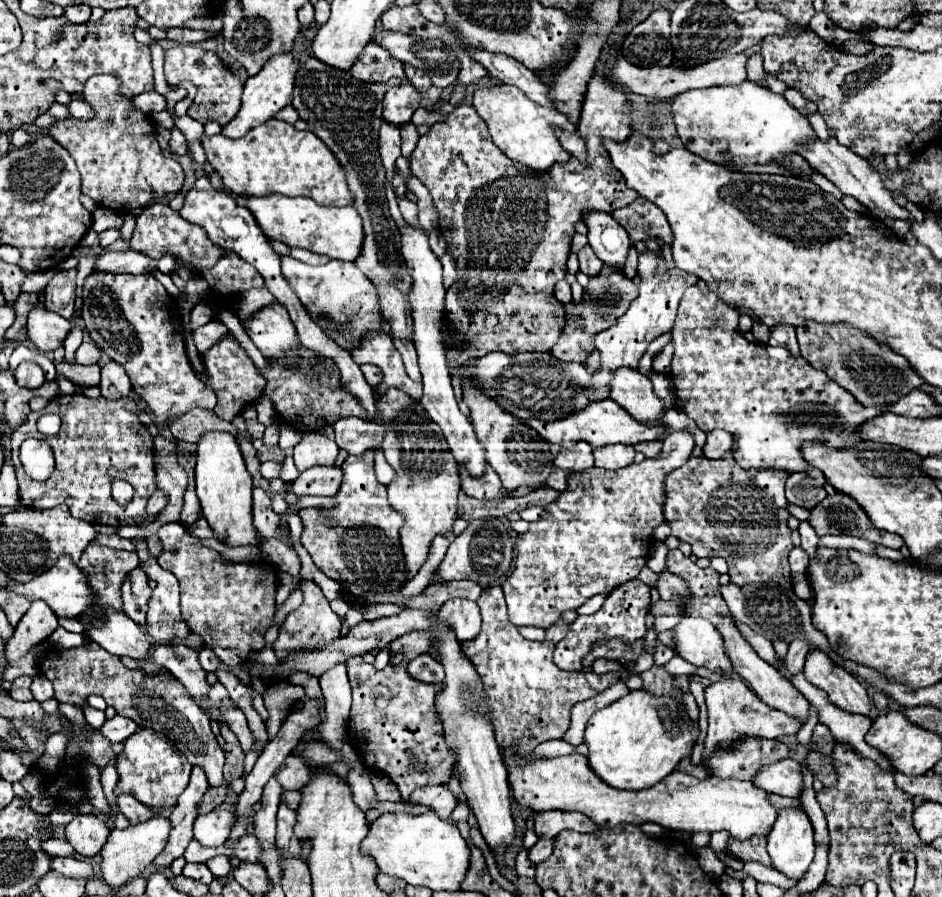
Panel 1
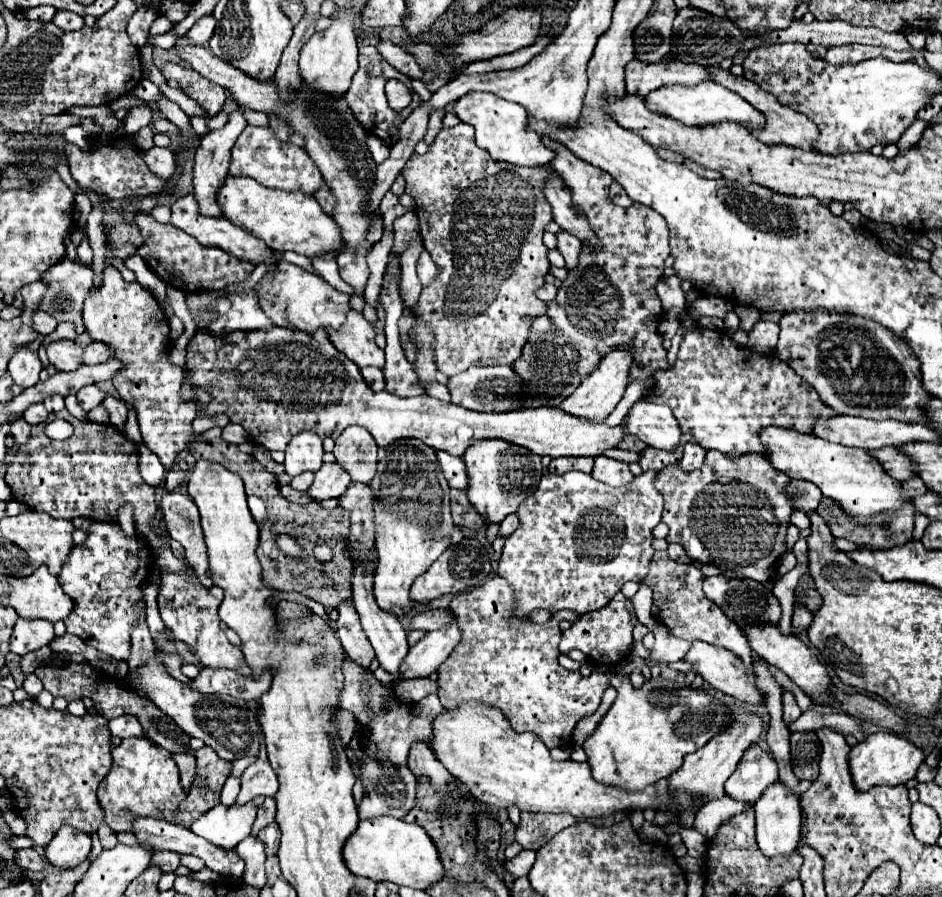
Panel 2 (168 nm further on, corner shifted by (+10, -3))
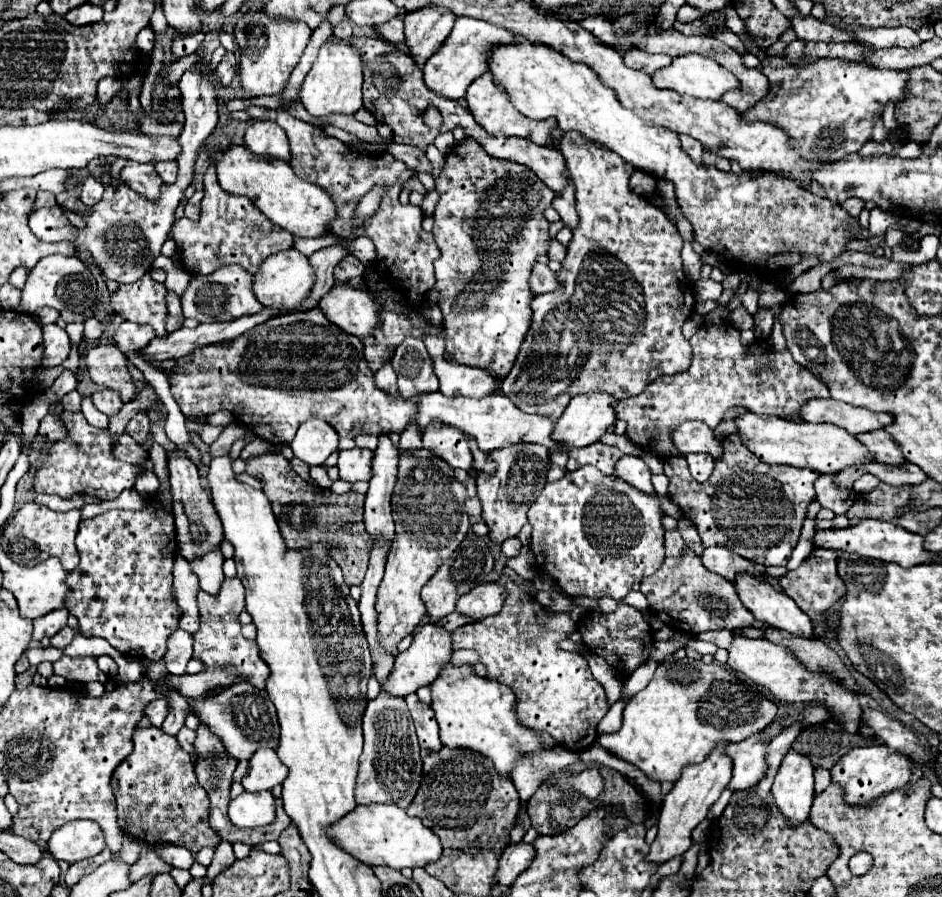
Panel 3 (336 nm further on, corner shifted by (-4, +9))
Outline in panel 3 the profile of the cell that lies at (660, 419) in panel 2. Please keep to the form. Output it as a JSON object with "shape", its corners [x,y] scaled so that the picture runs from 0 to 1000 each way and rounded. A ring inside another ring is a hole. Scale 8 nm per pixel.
{"shape":[[[726,469],[713,483],[715,496],[726,505],[752,505],[760,512],[766,509],[766,489],[758,487],[758,480],[745,469]]]}

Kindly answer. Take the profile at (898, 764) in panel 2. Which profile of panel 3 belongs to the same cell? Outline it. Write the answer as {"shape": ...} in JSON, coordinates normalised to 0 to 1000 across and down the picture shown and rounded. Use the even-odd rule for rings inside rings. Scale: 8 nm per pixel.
{"shape":[[[924,831],[924,833],[907,833],[902,839],[896,839],[892,848],[881,857],[883,873],[892,875],[896,882],[896,893],[900,897],[926,897],[934,886],[947,884],[949,880],[958,880],[966,866],[966,848],[955,839],[943,839],[941,831]]]}

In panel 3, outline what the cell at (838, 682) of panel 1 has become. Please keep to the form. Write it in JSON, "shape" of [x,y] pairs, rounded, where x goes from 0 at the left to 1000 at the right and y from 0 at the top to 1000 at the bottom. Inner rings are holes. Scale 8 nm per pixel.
{"shape":[[[786,639],[779,654],[792,679],[796,679],[805,692],[849,710],[862,710],[862,692],[858,686],[832,659],[822,657],[813,643]]]}

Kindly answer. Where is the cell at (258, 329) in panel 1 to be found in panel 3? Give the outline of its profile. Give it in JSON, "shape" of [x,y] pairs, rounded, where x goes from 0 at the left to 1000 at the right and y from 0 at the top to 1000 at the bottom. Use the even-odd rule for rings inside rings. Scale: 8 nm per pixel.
{"shape":[[[240,295],[219,309],[204,309],[197,324],[193,327],[193,351],[204,353],[212,360],[227,358],[246,358],[259,351],[268,351],[278,347],[274,333],[268,324],[268,307],[261,304],[255,295]]]}

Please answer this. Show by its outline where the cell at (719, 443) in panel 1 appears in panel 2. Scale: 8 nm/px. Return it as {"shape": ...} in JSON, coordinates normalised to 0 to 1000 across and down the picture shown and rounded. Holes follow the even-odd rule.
{"shape":[[[728,494],[722,518],[726,525],[737,525],[747,516],[747,509],[749,509],[749,503],[741,494]]]}

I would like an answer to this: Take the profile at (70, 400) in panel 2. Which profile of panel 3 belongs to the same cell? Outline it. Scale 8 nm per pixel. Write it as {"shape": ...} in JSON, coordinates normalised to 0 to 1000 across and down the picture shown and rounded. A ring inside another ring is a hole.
{"shape":[[[89,443],[87,445],[87,460],[91,465],[91,469],[102,476],[102,478],[115,478],[115,465],[110,460],[106,460],[100,452],[98,452],[98,445],[96,443]]]}

